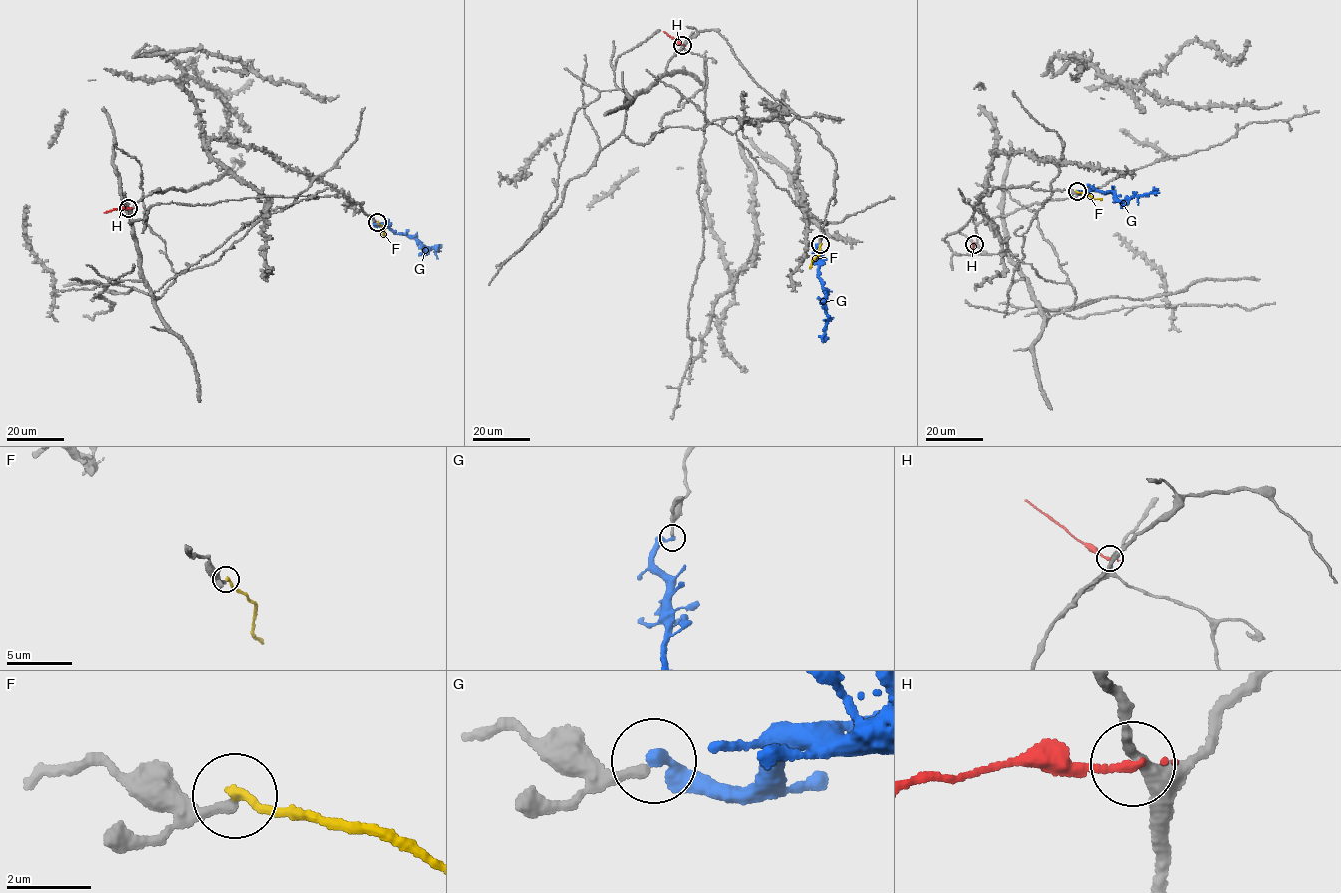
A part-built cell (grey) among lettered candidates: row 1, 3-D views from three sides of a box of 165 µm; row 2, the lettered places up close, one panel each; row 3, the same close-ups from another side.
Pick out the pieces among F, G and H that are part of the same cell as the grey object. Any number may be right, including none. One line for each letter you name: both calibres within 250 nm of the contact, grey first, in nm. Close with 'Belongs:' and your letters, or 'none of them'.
F: 240/200 nm
Belongs: F

